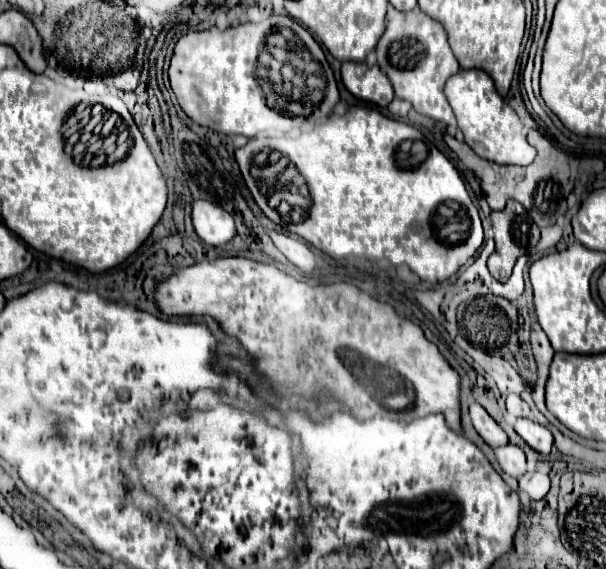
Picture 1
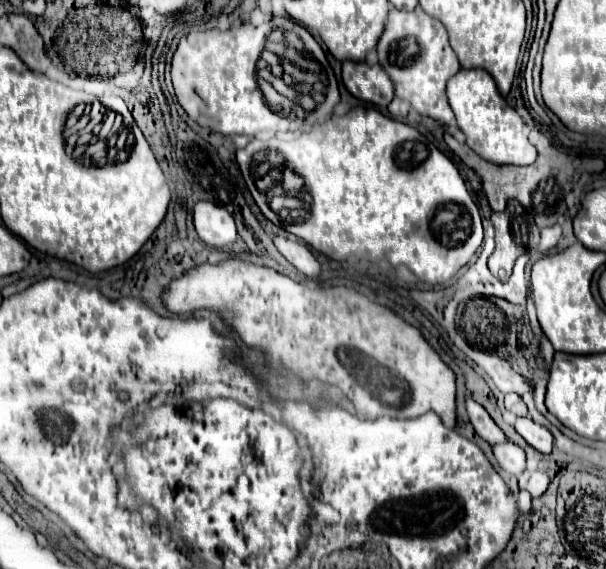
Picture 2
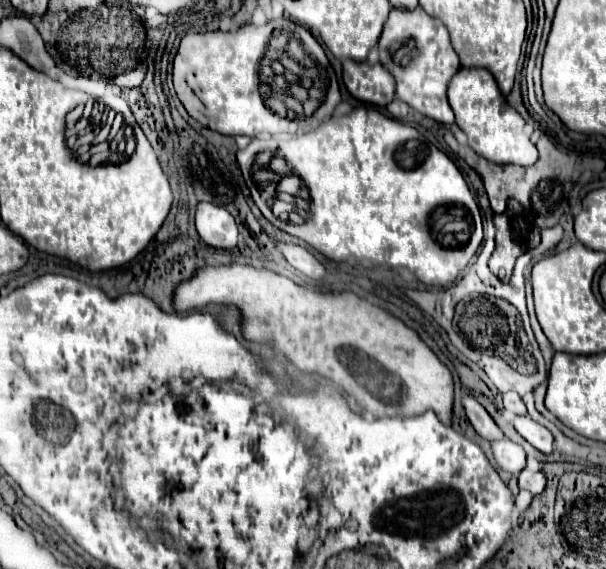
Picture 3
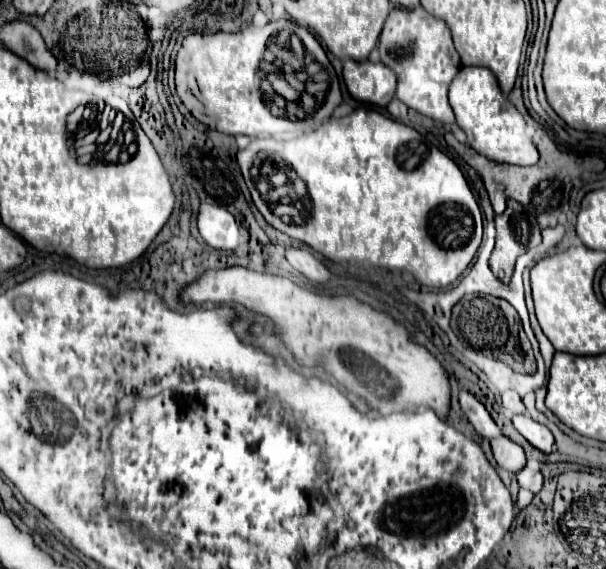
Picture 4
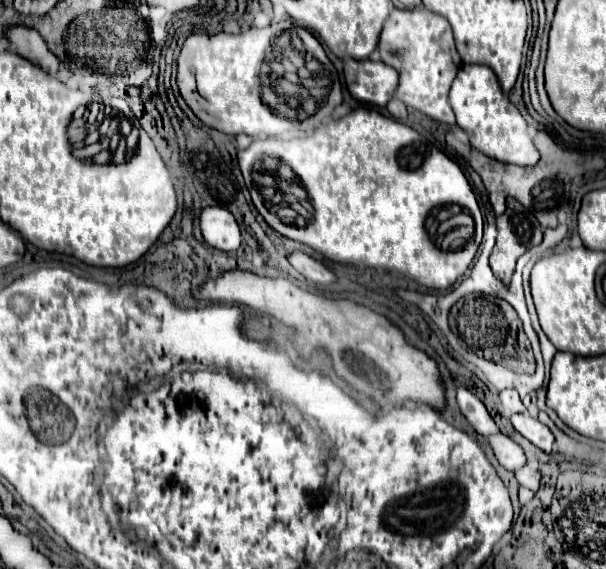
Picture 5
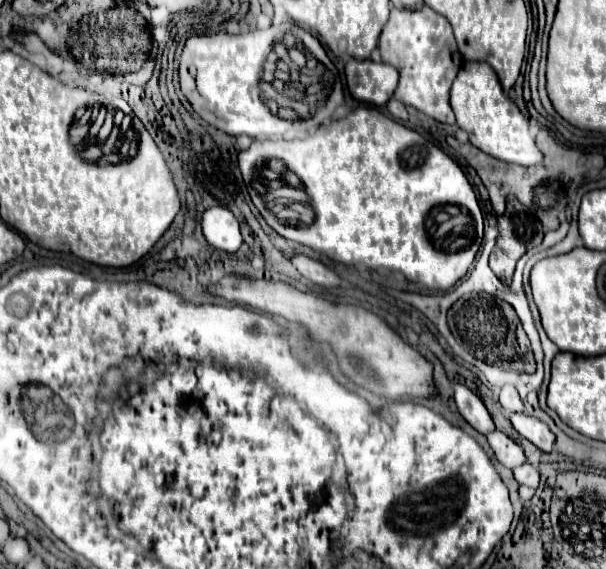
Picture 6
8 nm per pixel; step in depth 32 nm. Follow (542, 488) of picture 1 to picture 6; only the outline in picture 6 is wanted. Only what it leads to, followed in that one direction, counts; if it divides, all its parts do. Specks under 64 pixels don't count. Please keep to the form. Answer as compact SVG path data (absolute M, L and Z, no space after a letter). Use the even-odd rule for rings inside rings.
M522 464L514 470L514 478L518 480L518 484L526 484L530 488L538 488L538 480L540 480L540 474L536 468L532 468L530 464Z

